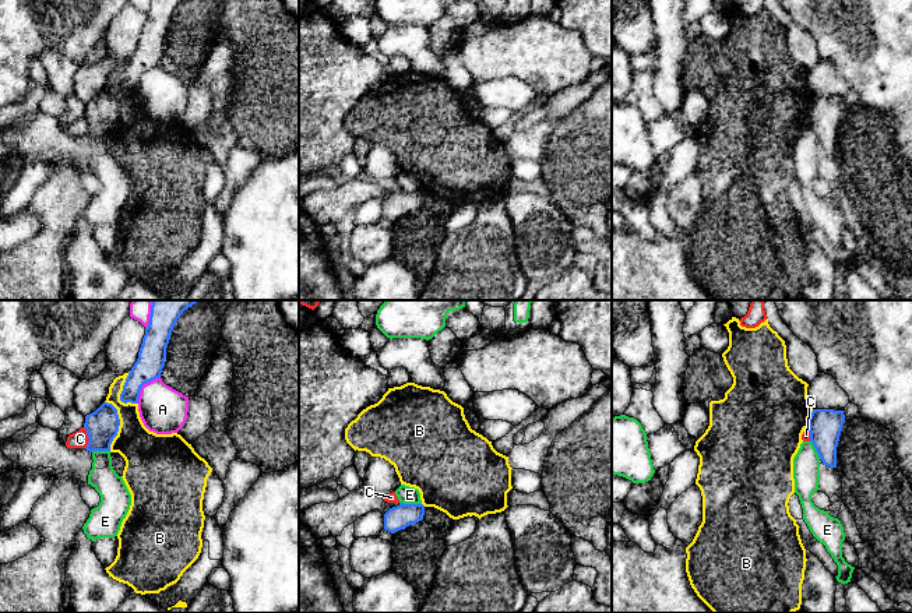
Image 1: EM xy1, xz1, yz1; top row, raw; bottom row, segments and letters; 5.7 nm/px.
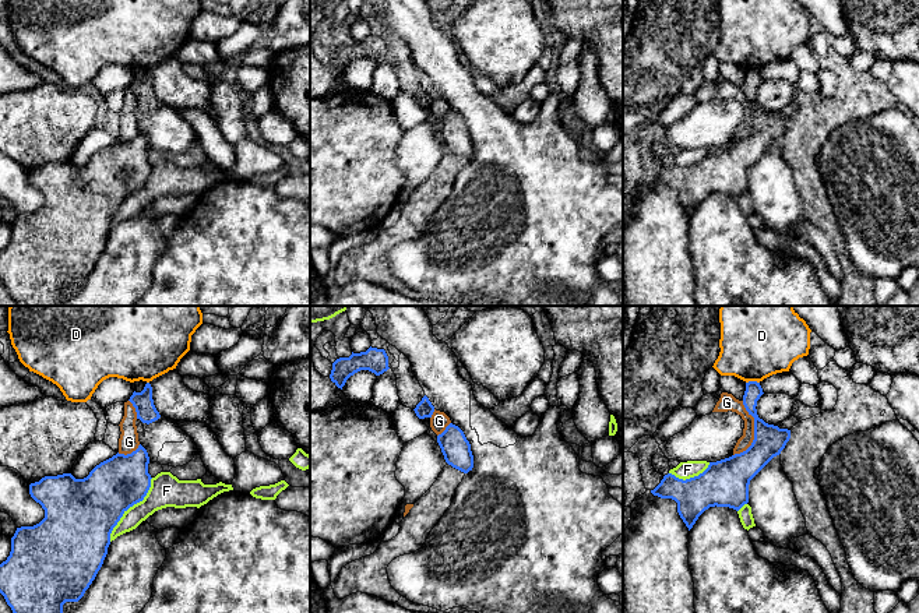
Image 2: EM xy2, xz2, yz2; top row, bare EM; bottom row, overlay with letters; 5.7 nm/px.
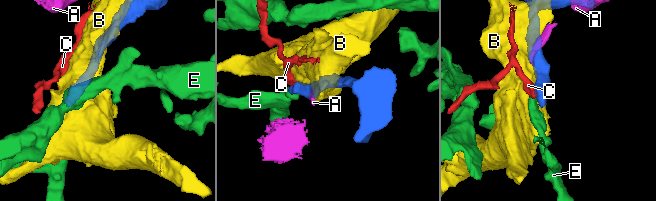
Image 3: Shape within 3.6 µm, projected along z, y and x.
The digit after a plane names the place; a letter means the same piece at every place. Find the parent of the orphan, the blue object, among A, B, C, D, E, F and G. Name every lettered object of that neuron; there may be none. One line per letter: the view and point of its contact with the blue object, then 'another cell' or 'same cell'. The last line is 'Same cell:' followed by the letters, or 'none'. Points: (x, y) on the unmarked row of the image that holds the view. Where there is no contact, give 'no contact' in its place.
A: xy1 (143, 71) | another cell
B: xy1 (119, 112) | another cell
C: xy1 (88, 124) | another cell
D: yz2 (752, 69) | another cell
E: xz1 (411, 191) | another cell
F: xy2 (130, 193) | another cell
G: yz2 (754, 119) | another cell
Same cell: none

